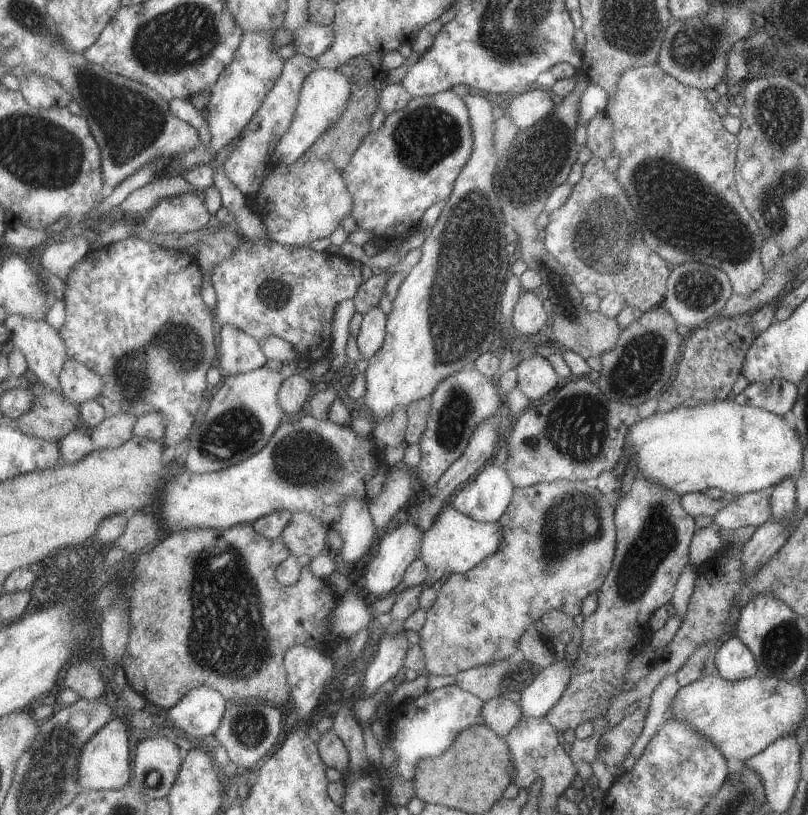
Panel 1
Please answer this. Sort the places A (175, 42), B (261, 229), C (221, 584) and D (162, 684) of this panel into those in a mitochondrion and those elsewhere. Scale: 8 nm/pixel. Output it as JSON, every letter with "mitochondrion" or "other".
{"A":"mitochondrion","B":"other","C":"mitochondrion","D":"other"}

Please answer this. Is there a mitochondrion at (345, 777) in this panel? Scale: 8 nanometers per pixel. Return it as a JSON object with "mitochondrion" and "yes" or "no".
{"mitochondrion":"no"}

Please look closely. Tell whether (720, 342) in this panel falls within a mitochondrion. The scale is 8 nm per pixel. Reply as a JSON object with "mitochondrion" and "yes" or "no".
{"mitochondrion":"no"}

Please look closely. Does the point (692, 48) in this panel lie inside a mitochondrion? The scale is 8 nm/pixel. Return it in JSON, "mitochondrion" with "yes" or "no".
{"mitochondrion":"yes"}

